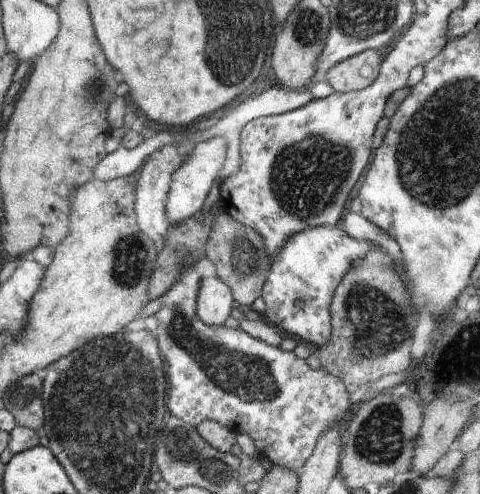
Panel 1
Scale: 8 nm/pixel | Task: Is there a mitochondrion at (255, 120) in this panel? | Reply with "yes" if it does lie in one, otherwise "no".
no

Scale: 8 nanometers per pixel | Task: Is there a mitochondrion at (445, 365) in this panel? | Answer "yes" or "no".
no

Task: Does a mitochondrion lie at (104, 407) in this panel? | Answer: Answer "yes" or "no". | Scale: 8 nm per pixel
yes

